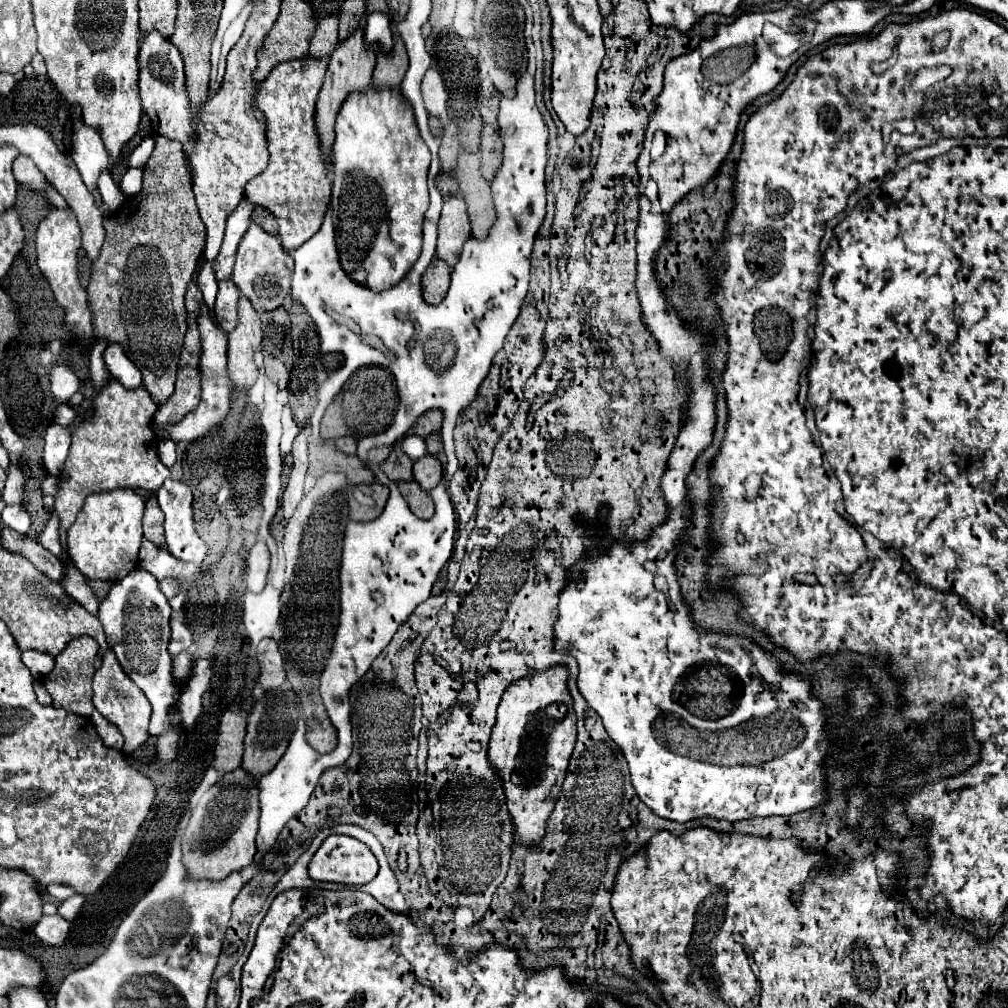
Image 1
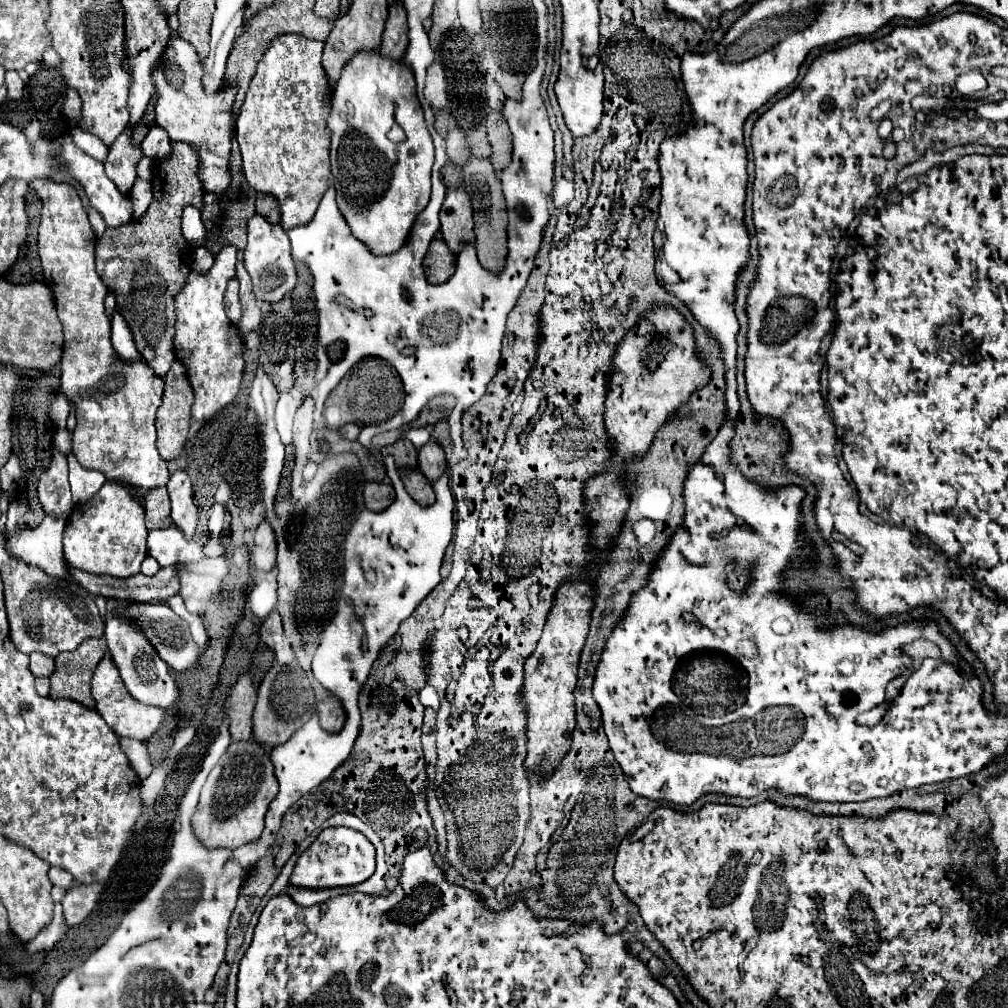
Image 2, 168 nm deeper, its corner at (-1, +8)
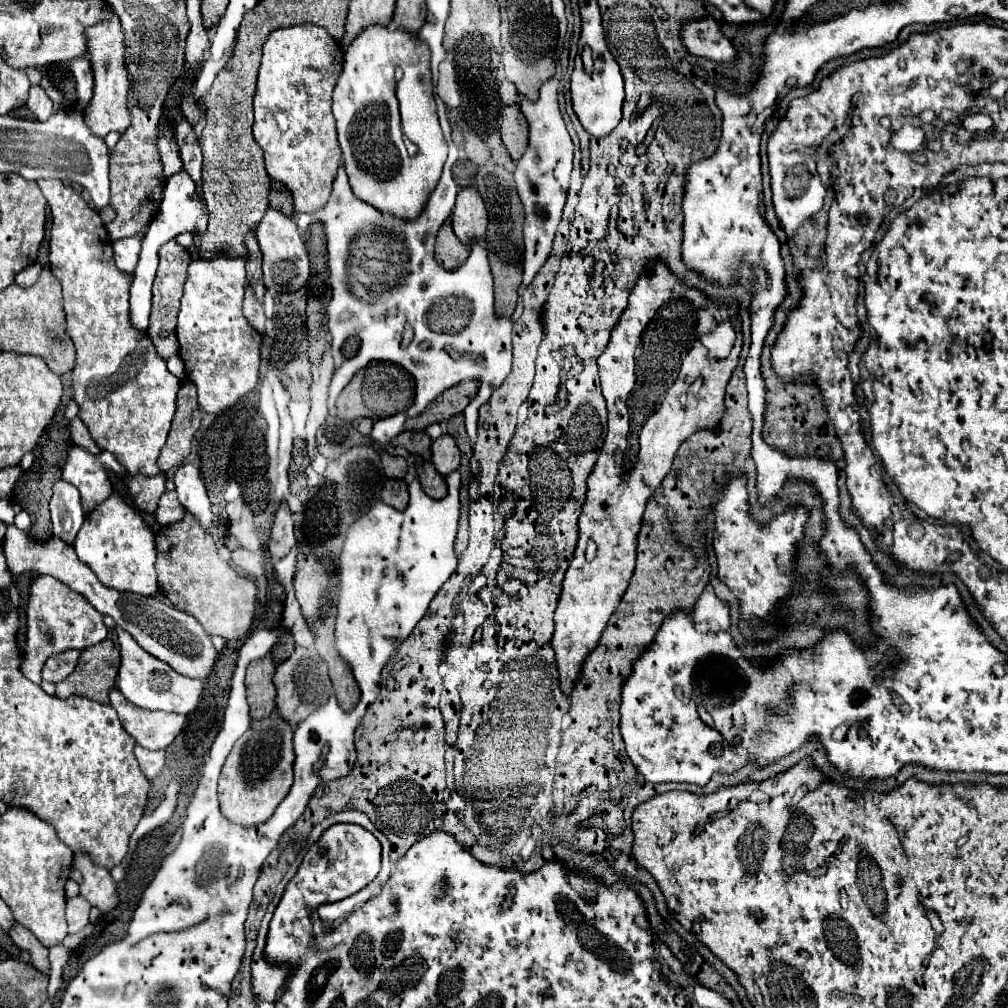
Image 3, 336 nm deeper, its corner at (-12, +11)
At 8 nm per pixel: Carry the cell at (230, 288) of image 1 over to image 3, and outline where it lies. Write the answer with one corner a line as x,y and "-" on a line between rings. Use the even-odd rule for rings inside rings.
250,286
246,288
246,296
244,296
244,316
250,322
250,326
254,326
260,334
264,332
264,322
266,322
264,306
256,300
254,290

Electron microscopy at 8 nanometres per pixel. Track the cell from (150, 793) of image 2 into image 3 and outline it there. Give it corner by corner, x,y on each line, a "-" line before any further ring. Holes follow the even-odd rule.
82,896
70,898
66,904
66,920
68,920
68,930
70,932
80,932
84,926
88,926
90,918
90,902

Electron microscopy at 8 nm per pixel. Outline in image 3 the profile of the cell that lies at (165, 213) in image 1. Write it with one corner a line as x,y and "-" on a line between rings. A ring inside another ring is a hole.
170,240
170,242
162,244
158,258
160,258
160,264
158,264
158,272
156,272
154,286
152,286
152,314
150,314
148,338
156,346
156,352
160,354
160,358
168,360
170,356
174,356
178,352
176,318
178,318
182,288
184,288
184,282
186,282
186,276
188,276
186,268
192,262
192,254
188,252
188,248
182,248
176,240

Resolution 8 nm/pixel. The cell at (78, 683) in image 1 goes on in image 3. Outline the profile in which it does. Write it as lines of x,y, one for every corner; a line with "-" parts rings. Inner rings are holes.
106,638
82,650
74,672
56,684
56,696
86,696
96,702
108,702
108,692
116,684
120,652
116,644

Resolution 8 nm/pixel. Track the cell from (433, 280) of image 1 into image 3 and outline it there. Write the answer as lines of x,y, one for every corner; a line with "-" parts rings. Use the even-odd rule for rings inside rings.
446,220
436,238
436,262
444,270
454,270
466,262
468,254
470,254
468,248
460,244
460,240
454,236
450,222

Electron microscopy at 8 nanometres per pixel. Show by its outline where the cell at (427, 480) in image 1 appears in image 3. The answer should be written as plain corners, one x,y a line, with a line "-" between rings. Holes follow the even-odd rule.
440,436
432,442
432,464
442,476
456,470
460,466
460,458
460,450
452,436

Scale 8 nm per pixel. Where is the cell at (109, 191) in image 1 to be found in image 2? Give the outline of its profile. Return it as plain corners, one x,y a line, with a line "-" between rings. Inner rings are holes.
73,129
73,139
75,139
75,143
77,143
87,155
95,157
97,161
105,161
105,157
107,157
107,145
105,145
99,137
95,137
95,135
91,135
91,133
85,133
85,131
81,131
81,129

